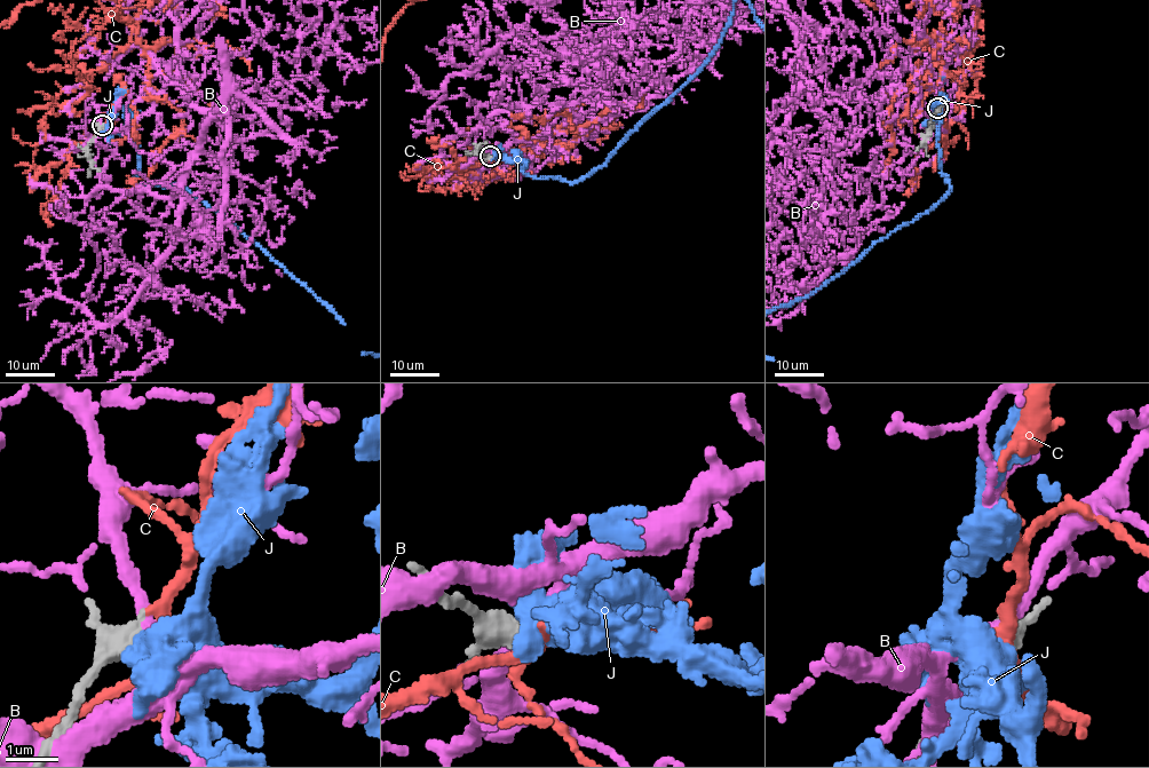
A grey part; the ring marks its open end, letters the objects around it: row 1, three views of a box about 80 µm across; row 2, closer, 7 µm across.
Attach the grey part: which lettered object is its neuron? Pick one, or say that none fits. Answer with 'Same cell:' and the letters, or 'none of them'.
Same cell: C

